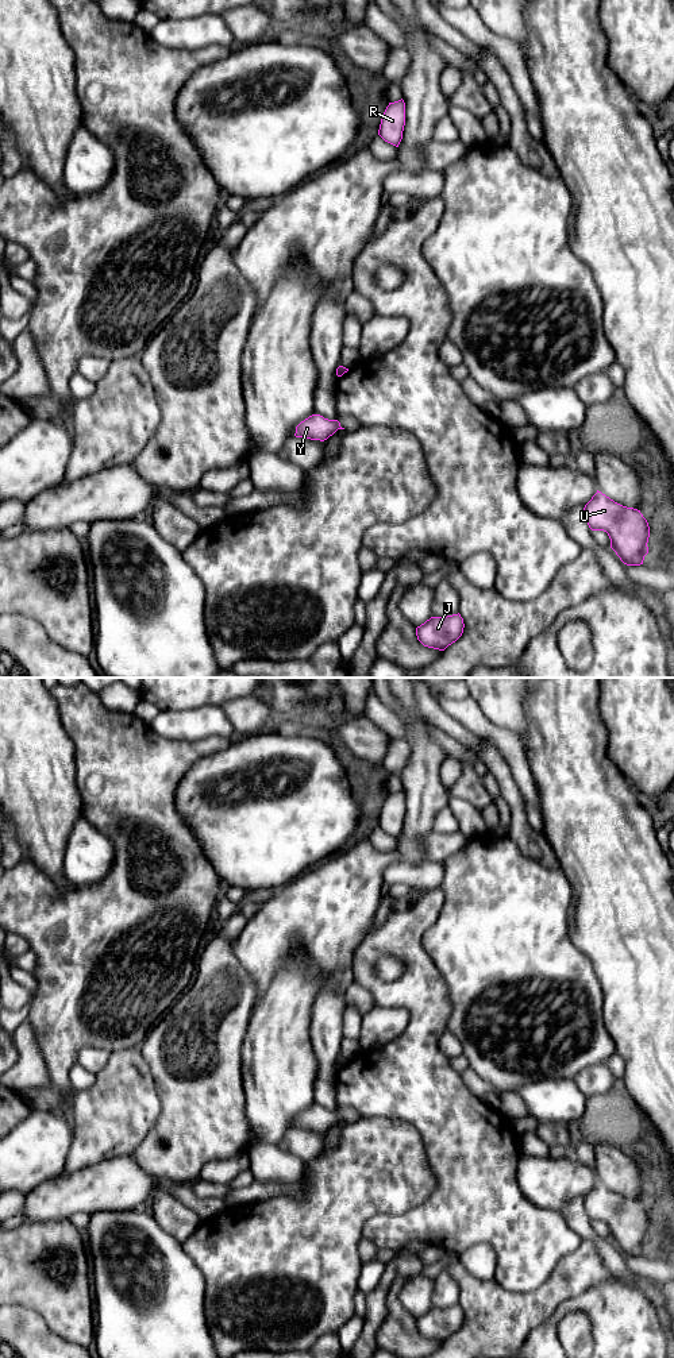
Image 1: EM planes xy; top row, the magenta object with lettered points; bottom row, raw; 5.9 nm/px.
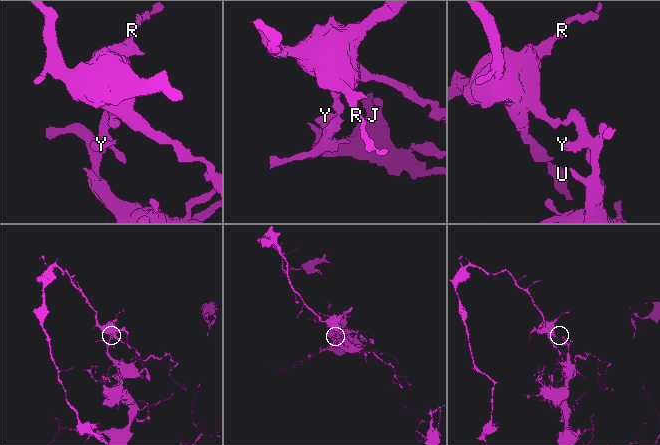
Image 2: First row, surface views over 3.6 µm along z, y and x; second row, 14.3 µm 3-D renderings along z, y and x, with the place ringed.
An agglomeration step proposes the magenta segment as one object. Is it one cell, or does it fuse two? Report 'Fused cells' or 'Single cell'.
Fused cells

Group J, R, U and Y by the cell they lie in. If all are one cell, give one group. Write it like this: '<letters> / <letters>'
J Y / R U

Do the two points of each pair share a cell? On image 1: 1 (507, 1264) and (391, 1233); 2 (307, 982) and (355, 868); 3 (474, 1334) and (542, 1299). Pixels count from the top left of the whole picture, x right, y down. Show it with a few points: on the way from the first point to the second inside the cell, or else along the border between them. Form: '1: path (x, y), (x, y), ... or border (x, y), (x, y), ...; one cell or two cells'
1: path (486, 1231), (484, 1229), (423, 1229); one cell
2: border (296, 938), (320, 972), (318, 995); two cells
3: path (490, 1330), (500, 1320), (526, 1311); one cell

